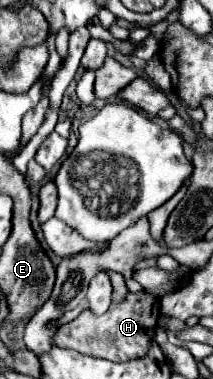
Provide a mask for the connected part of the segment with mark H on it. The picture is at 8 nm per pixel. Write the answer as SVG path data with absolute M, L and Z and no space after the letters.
M129 292L127 300L121 304L111 304L103 316L93 316L91 310L83 310L75 320L59 326L53 336L55 346L67 348L67 344L77 344L81 354L105 358L109 362L129 362L145 356L145 348L153 340L157 328L159 308L157 298L149 292L133 294Z

